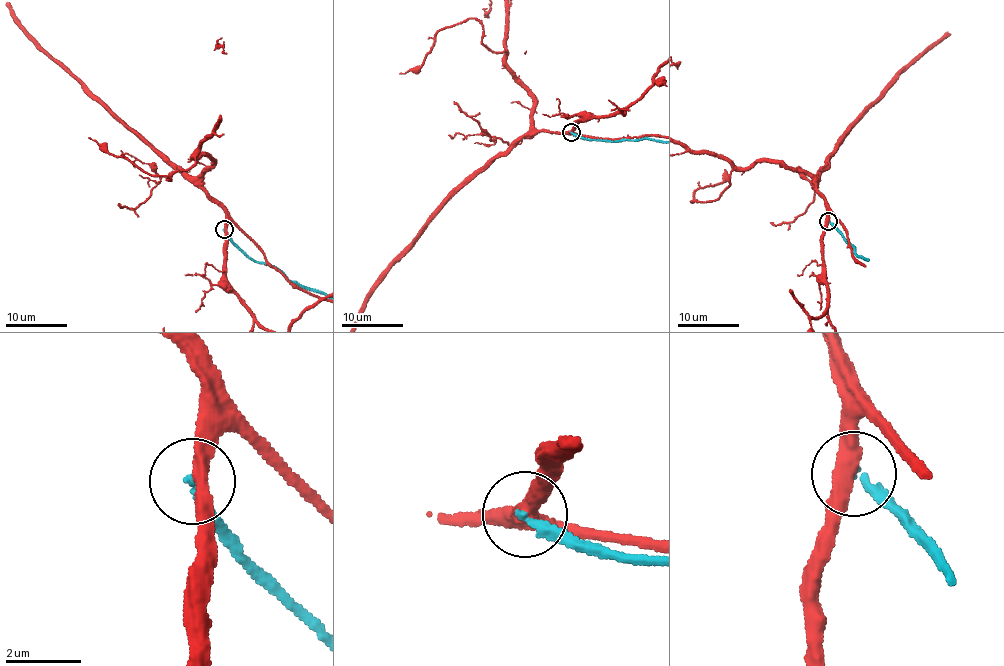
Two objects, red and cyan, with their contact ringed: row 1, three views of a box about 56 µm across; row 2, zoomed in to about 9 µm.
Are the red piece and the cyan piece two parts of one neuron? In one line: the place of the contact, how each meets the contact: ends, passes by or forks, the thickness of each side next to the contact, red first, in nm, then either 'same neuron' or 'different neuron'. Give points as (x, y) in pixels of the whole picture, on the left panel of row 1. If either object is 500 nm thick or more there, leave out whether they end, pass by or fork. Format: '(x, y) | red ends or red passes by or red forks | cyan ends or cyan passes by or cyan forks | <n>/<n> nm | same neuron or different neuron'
(224, 229) | red passes by | cyan ends | 400/260 nm | different neuron

